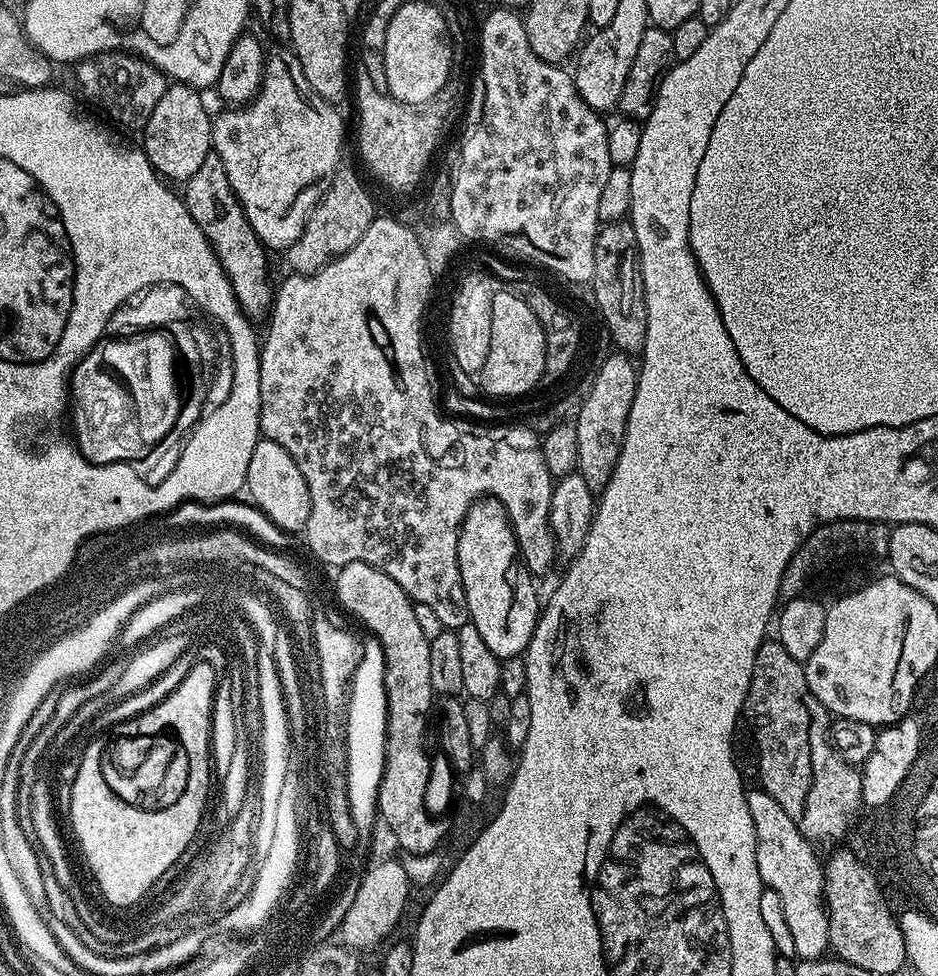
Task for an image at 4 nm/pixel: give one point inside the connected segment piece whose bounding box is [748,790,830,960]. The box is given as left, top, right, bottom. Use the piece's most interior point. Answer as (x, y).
(787, 863)

